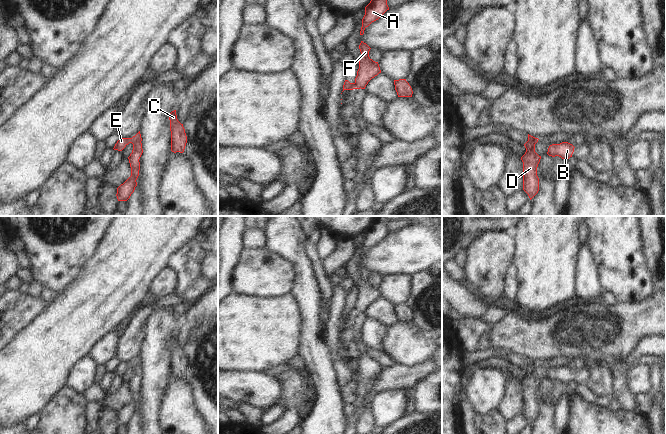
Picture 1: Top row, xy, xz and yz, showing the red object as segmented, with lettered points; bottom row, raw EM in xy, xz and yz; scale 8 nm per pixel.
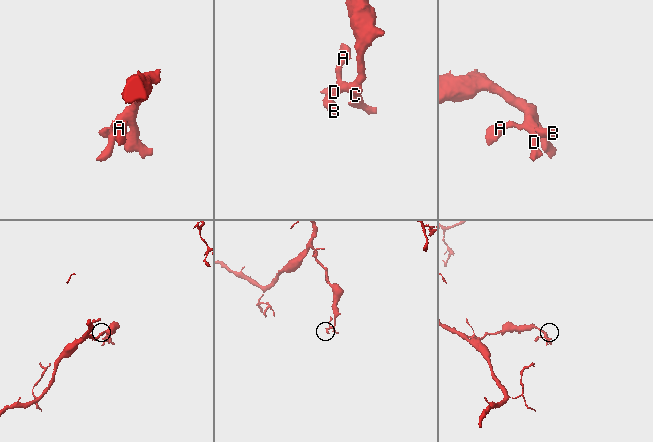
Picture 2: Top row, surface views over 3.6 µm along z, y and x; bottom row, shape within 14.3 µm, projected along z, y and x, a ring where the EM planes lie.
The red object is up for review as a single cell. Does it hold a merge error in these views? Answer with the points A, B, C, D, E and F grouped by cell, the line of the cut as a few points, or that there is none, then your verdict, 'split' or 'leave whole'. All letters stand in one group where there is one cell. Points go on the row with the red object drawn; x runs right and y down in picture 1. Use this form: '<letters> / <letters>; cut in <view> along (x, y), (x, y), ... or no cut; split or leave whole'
A C D F / B E; cut in xz along (353, 83), (355, 88); split

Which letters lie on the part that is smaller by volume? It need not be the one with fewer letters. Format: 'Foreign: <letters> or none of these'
Foreign: B, E

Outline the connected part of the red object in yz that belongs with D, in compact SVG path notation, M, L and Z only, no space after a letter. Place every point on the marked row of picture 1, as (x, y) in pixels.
M528 134L528 141L524 144L526 152L521 157L523 162L523 190L528 194L530 200L539 191L537 167L541 156L535 152L535 144L538 142L538 140L538 138Z

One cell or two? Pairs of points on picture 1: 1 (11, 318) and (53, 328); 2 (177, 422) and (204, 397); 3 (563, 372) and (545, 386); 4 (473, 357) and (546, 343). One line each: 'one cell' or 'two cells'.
1: two cells
2: two cells
3: two cells
4: two cells

